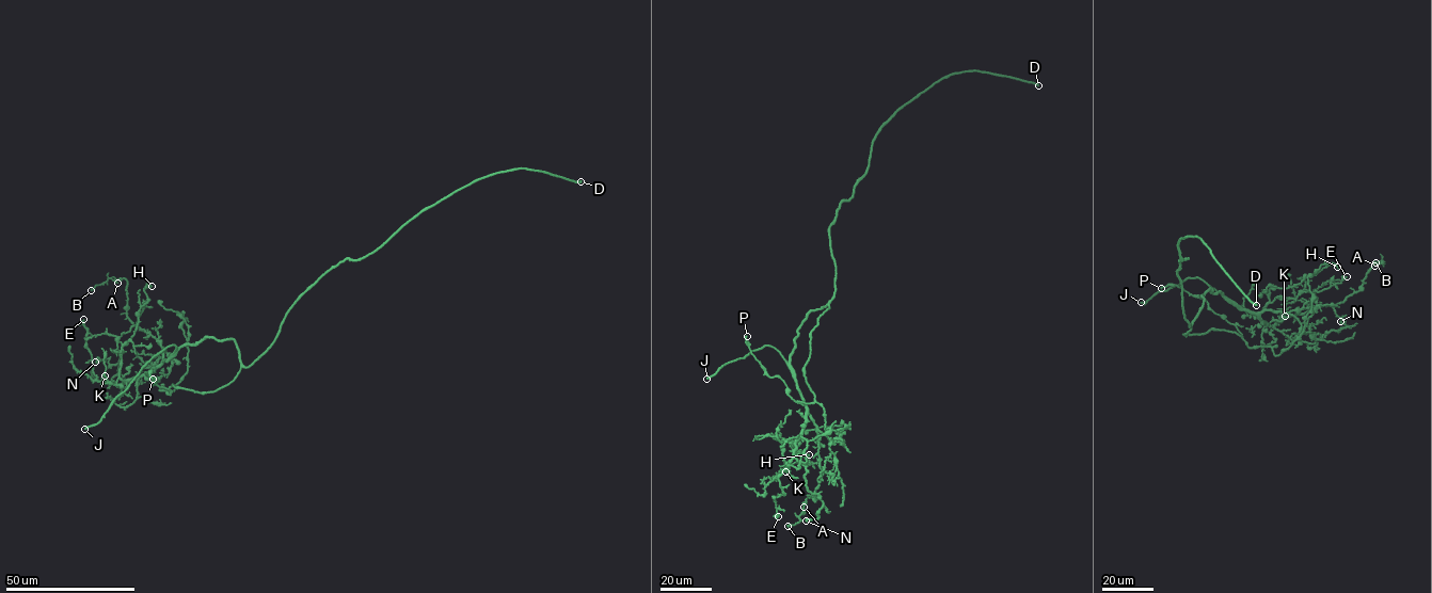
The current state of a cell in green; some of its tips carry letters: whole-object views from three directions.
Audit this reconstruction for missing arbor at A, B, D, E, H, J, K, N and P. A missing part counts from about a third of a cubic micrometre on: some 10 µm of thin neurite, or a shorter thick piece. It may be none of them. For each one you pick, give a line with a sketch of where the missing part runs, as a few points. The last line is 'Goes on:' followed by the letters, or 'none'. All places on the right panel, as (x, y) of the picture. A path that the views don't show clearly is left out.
Goes on: D, J

